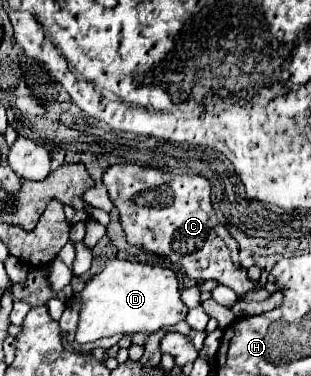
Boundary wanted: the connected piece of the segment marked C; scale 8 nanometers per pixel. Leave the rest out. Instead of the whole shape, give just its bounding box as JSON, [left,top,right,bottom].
[103,164,259,296]

